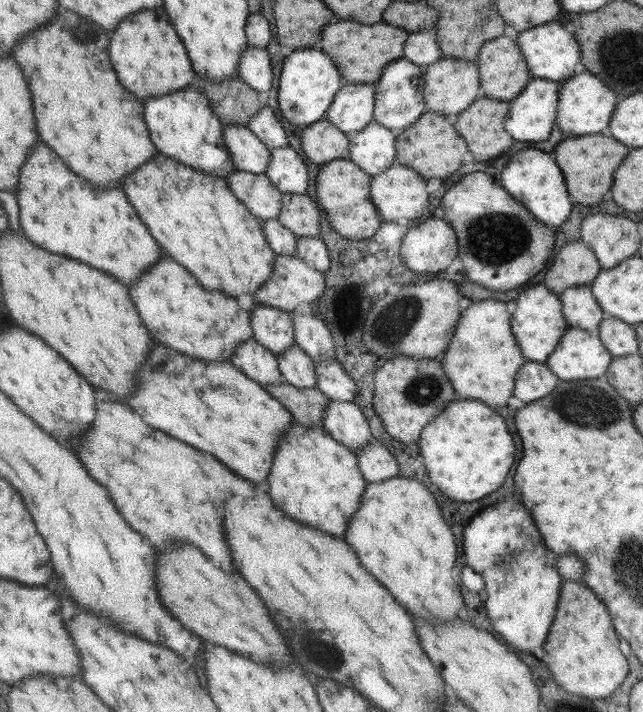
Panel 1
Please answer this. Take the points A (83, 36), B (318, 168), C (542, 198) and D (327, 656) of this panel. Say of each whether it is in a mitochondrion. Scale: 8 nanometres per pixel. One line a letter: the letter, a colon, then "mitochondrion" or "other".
A: mitochondrion
B: other
C: other
D: mitochondrion

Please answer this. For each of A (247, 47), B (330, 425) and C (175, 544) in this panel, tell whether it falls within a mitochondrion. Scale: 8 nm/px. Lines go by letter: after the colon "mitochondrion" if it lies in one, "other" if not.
A: other
B: other
C: other

